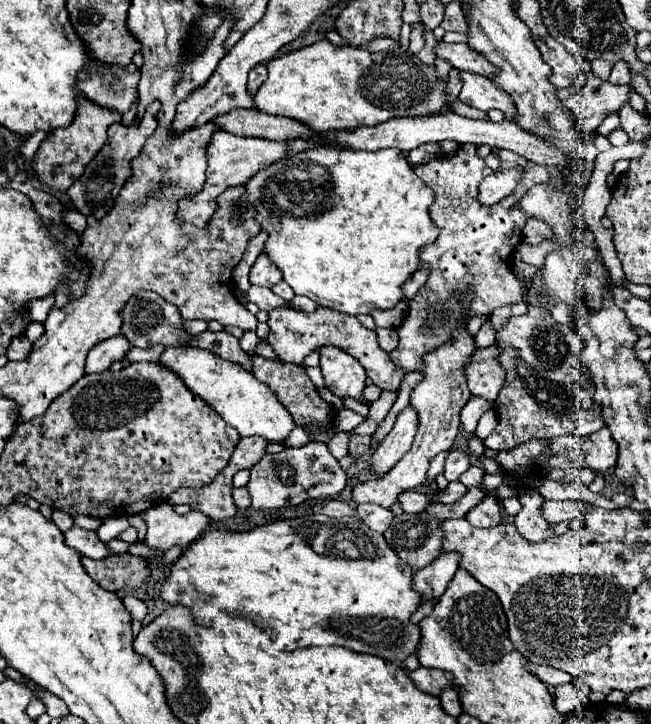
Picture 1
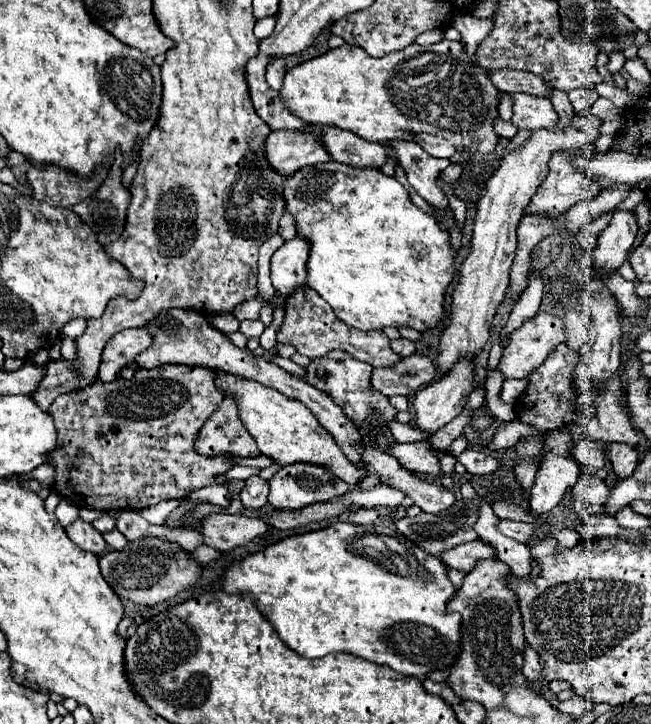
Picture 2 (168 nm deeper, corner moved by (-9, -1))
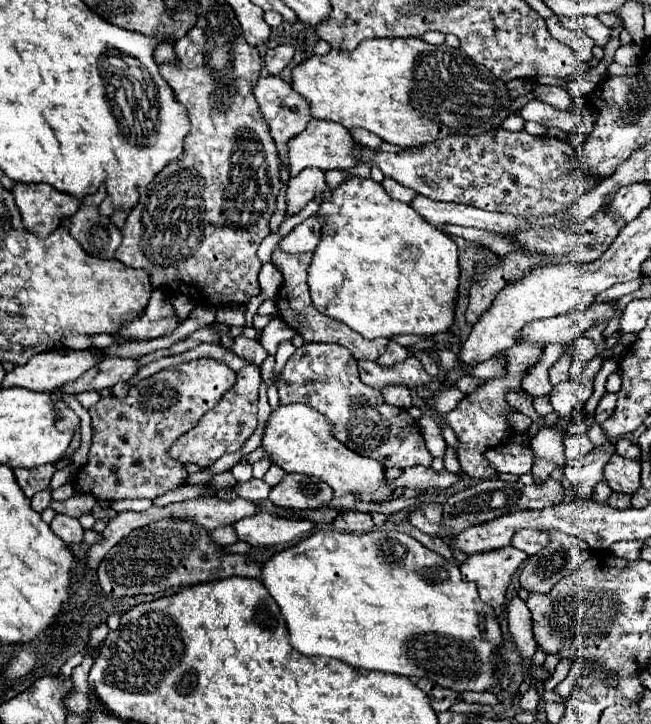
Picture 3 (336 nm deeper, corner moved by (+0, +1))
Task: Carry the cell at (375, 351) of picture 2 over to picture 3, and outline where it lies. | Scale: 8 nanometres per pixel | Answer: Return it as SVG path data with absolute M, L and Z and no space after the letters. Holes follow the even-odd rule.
M276 248L272 252L272 264L284 276L284 282L276 294L276 306L278 306L280 318L288 326L292 326L292 330L296 330L304 338L304 342L334 342L334 344L346 346L354 354L356 360L378 360L386 352L386 344L390 340L386 340L386 338L366 340L366 338L358 336L352 328L342 324L340 320L334 320L330 316L322 316L314 308L310 292L308 292L308 284L306 284L306 272L308 272L310 262L312 262L312 252L306 252L302 256L290 256L288 252L280 252L280 248Z

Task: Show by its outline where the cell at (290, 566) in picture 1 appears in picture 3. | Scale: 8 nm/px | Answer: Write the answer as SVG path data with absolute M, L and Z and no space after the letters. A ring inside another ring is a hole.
M386 528L366 532L366 534L318 530L312 536L298 542L296 546L282 550L276 556L272 556L268 562L264 562L262 564L262 582L270 590L272 598L278 602L278 606L282 610L282 616L284 616L286 626L288 626L292 648L304 656L328 656L328 658L336 658L340 662L346 662L352 668L368 670L368 672L378 670L378 672L388 672L388 674L398 674L398 676L408 676L408 678L410 676L430 678L438 686L454 690L458 694L462 694L462 692L488 692L498 684L498 678L494 676L496 668L492 664L492 658L498 654L498 650L502 648L502 642L504 642L498 618L494 616L494 612L490 612L488 604L482 604L476 584L462 580L460 568L456 562L450 562L444 556L428 550L426 546L422 546L418 540L414 540L412 536L408 536L404 532L386 530Z

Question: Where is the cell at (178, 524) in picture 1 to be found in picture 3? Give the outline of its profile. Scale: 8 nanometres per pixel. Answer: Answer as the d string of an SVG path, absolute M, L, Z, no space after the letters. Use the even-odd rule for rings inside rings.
M254 514L238 520L234 524L238 538L252 546L276 546L292 542L314 528L314 522L308 520L286 520L274 514Z

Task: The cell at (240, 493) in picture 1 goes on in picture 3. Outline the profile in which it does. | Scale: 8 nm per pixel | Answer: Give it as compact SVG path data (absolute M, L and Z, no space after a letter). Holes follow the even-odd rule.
M252 478L248 482L242 482L242 484L236 484L234 490L236 490L238 496L242 496L246 500L252 500L252 502L264 500L270 494L270 486L264 480L256 480L256 478Z

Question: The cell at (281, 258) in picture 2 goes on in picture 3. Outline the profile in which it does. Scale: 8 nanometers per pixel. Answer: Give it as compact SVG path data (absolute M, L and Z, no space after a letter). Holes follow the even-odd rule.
M310 216L302 224L298 224L278 246L284 252L300 254L300 252L314 250L320 244L320 236L322 236L322 218Z

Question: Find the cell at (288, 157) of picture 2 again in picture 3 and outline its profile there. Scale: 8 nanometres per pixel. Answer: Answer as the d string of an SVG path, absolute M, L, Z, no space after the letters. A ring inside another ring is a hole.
M310 120L306 130L298 136L294 136L290 142L288 142L288 148L290 148L290 158L288 158L288 164L290 164L290 174L298 174L302 172L304 168L320 168L320 170L344 170L344 168L354 168L358 164L358 158L356 158L356 152L354 148L358 148L360 144L350 136L350 132L340 126L340 124L334 124L334 122L328 122L328 120Z

